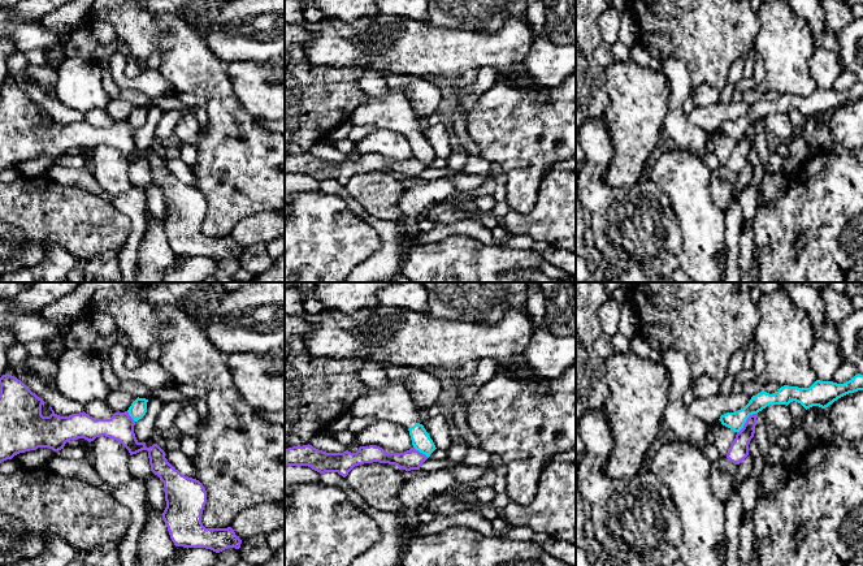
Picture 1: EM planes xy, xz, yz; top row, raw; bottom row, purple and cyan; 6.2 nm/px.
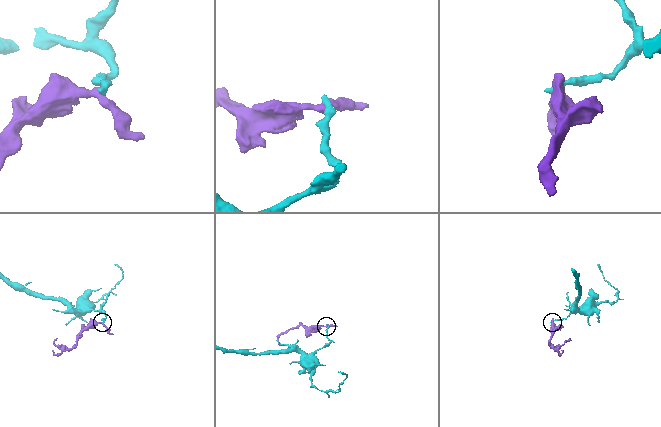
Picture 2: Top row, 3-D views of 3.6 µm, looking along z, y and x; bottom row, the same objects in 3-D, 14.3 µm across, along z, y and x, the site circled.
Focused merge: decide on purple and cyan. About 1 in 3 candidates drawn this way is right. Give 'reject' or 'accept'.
reject

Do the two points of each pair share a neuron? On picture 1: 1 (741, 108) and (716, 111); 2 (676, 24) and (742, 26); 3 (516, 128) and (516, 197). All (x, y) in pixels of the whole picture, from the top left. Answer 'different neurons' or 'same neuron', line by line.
1: same neuron
2: same neuron
3: same neuron

